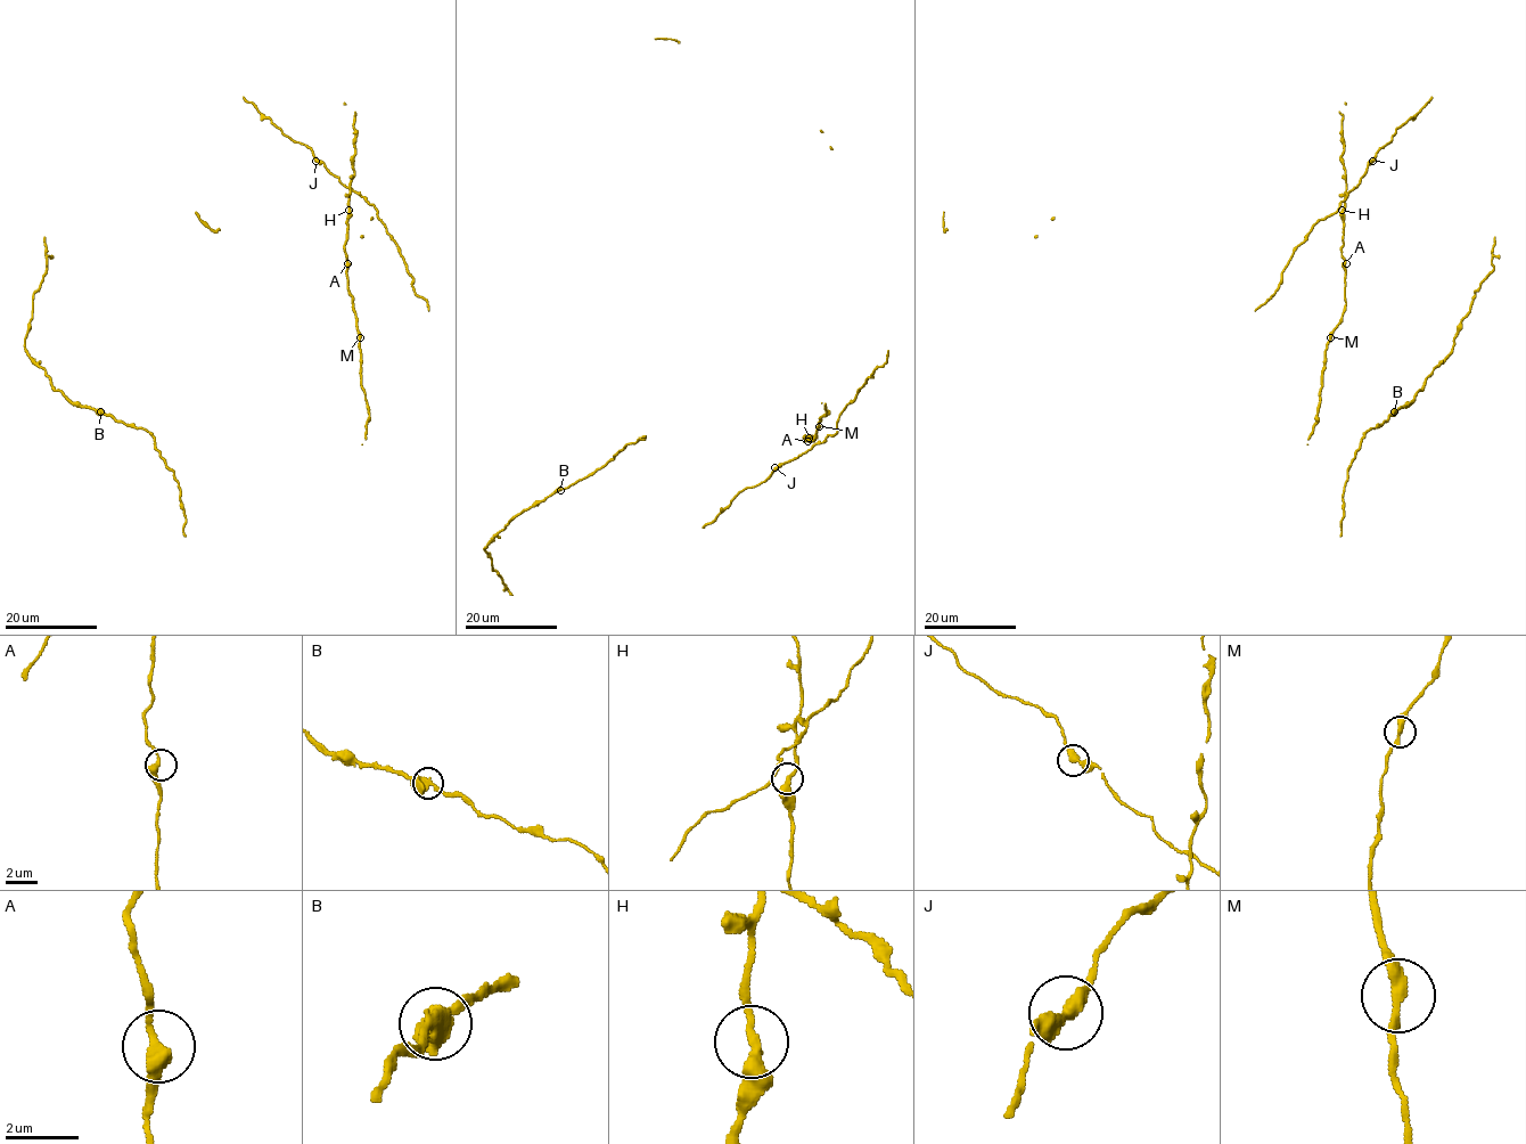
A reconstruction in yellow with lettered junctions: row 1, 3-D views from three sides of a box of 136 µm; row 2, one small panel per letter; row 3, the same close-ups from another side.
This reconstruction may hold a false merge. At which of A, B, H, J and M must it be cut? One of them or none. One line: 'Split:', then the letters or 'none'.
Split: none

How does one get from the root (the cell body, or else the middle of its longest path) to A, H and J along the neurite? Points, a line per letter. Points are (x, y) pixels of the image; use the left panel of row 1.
A: (352, 301), (347, 288), (347, 263)
H: (352, 301), (344, 251), (349, 210)
J: (352, 301), (344, 251), (349, 193), (352, 190), (316, 161)

